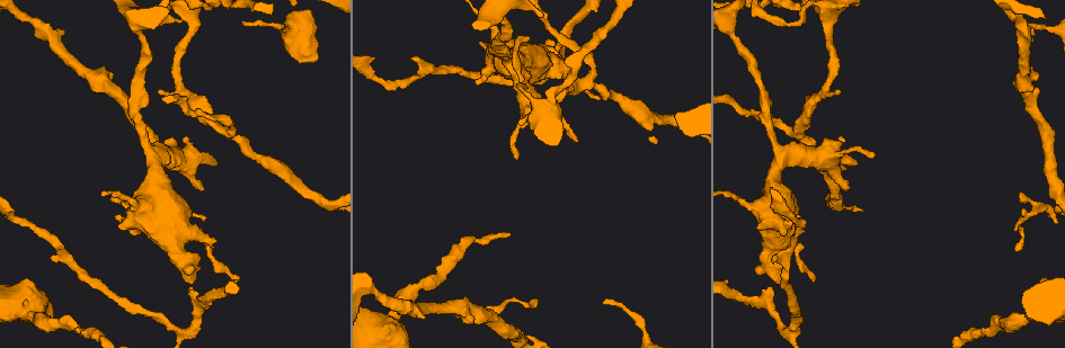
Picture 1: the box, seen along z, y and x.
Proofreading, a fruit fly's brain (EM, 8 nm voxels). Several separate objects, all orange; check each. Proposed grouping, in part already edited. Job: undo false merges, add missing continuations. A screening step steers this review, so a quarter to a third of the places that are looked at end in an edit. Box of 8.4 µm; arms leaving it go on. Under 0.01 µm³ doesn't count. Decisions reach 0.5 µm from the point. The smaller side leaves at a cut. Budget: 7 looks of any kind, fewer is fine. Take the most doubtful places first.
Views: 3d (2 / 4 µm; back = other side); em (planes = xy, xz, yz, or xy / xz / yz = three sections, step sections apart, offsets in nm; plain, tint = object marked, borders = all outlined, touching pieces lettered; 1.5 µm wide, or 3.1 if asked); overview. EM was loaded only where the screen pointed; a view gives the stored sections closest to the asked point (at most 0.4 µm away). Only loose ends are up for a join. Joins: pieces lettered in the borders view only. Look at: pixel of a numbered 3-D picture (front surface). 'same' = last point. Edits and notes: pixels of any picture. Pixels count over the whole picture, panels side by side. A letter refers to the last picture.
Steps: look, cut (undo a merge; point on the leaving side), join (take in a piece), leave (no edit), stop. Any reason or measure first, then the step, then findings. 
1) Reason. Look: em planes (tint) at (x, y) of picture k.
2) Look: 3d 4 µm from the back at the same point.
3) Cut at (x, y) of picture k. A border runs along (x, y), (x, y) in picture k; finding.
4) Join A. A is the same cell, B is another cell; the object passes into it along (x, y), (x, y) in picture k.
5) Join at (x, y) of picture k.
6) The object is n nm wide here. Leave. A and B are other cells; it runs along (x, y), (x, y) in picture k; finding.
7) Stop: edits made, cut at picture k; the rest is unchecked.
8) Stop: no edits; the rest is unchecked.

Thin end. Look: em xy step 4 (borders) at (517, 160) of picture 1.

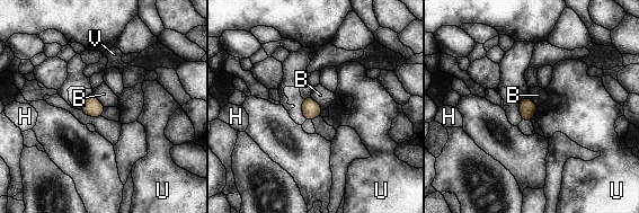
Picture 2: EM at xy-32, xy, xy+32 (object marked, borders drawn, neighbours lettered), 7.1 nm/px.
The longest contact is with B, 140 nm. Leave. B, H, U and V are other cells; a border runs along (538, 106), (531, 118) in picture 2; no lettered piece goes on from it.

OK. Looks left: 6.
Thick turns thin. Look: 3d 4 µm at (395, 320) of picture 1.

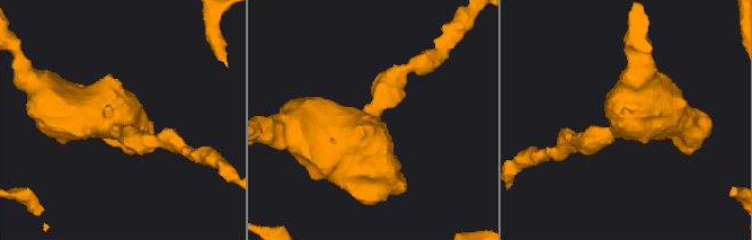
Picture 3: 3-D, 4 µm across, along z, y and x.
Look: em xz step 8 (tint) at (118, 130) of picture 3.

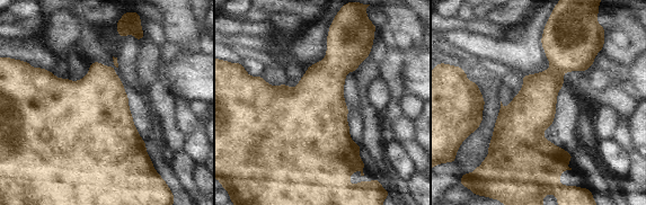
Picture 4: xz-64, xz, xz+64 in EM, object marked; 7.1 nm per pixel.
See the neighbours. Look: em xz step 8 (borders) at the same point.

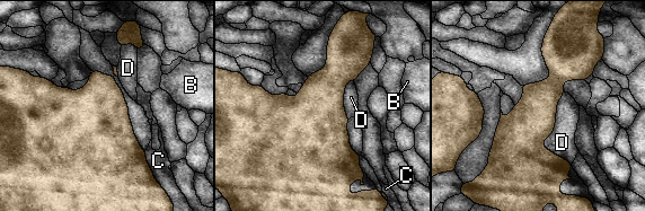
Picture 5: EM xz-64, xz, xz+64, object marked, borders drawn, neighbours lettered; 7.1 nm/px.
Leave. B, C and D are other cells; it runs along (548, 42), (556, 80), (530, 122), (530, 175) in picture 5; all the same neuron.

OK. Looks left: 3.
Free end. Look: 3d 4 µm at (798, 216) of picture 1.

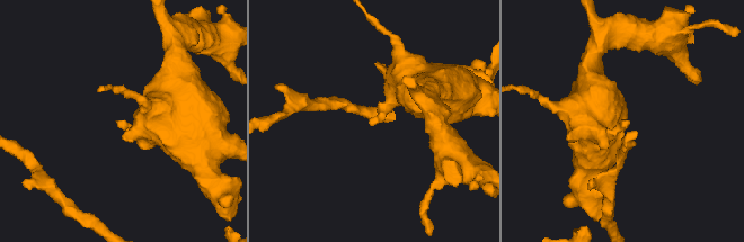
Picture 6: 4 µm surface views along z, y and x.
Need the tissue. Look: em xy step 8 (borders) at (370, 119) of picture 6.

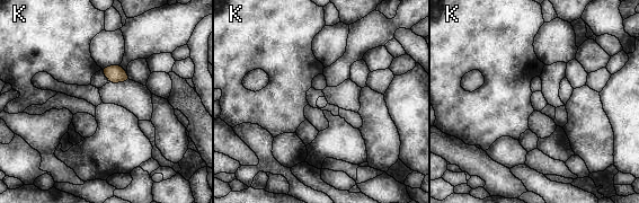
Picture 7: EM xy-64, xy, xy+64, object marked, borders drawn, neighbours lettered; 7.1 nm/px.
Another direction. Look: em planes (borders) at the same point.

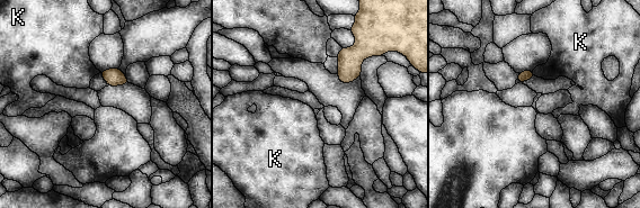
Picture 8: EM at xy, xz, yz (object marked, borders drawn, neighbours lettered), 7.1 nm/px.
Leave. K is another cell; none of them fits.

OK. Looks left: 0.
Stop: no edits; the rest is unchecked.

